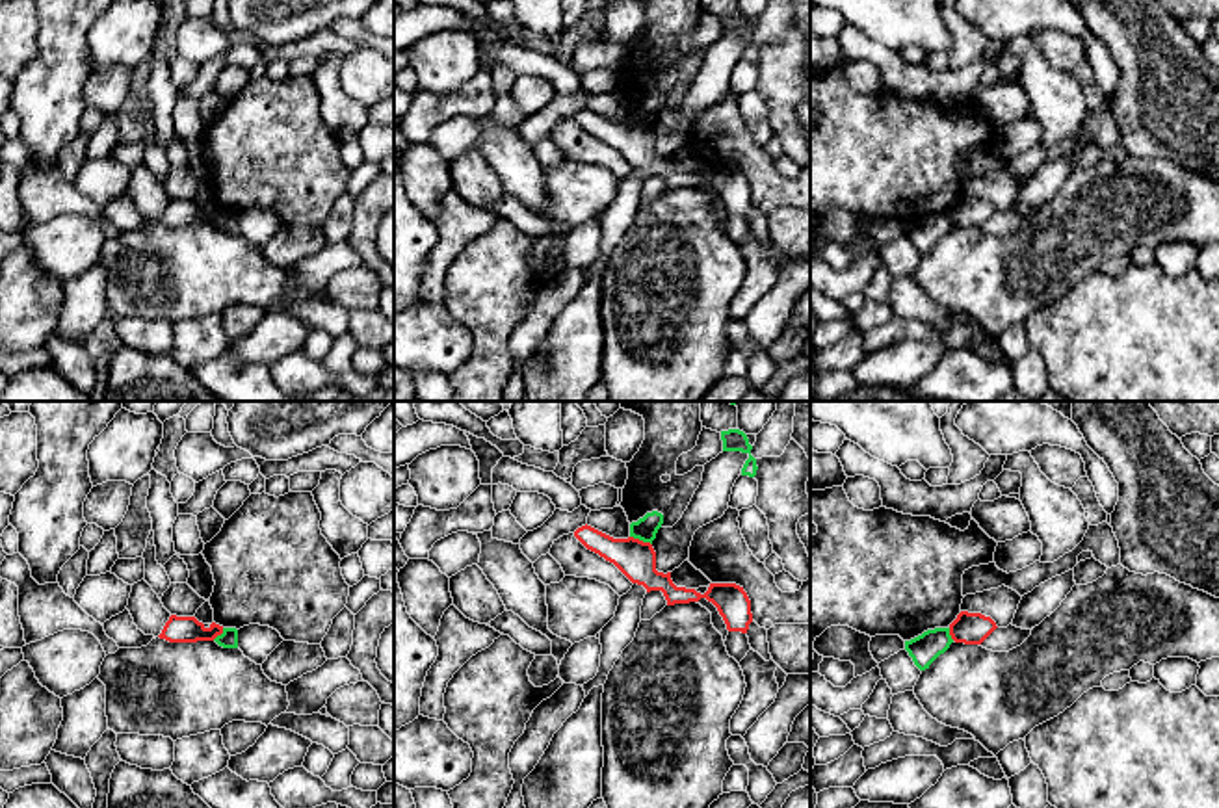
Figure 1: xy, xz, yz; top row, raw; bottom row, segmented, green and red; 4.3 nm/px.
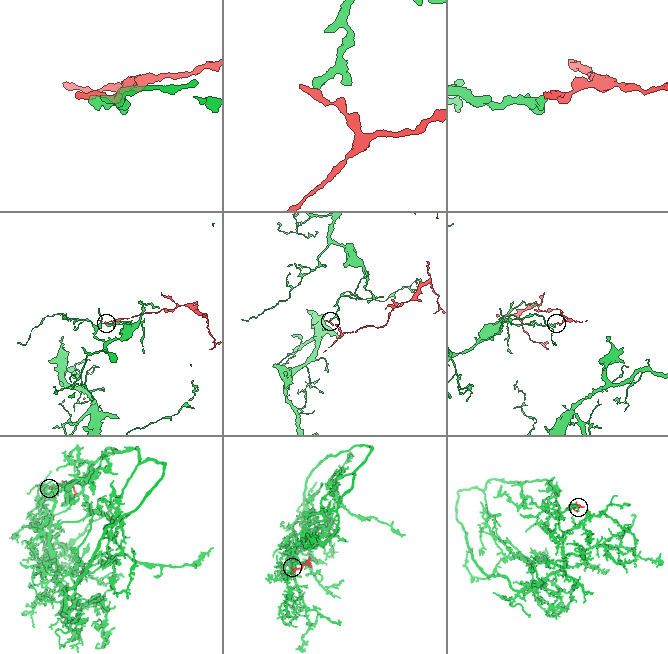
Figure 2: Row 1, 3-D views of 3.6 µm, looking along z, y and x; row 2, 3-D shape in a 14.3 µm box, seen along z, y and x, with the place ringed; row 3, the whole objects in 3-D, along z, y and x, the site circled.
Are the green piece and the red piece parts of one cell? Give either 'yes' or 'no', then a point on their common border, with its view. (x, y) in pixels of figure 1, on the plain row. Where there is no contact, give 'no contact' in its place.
no | xz (642, 123)

